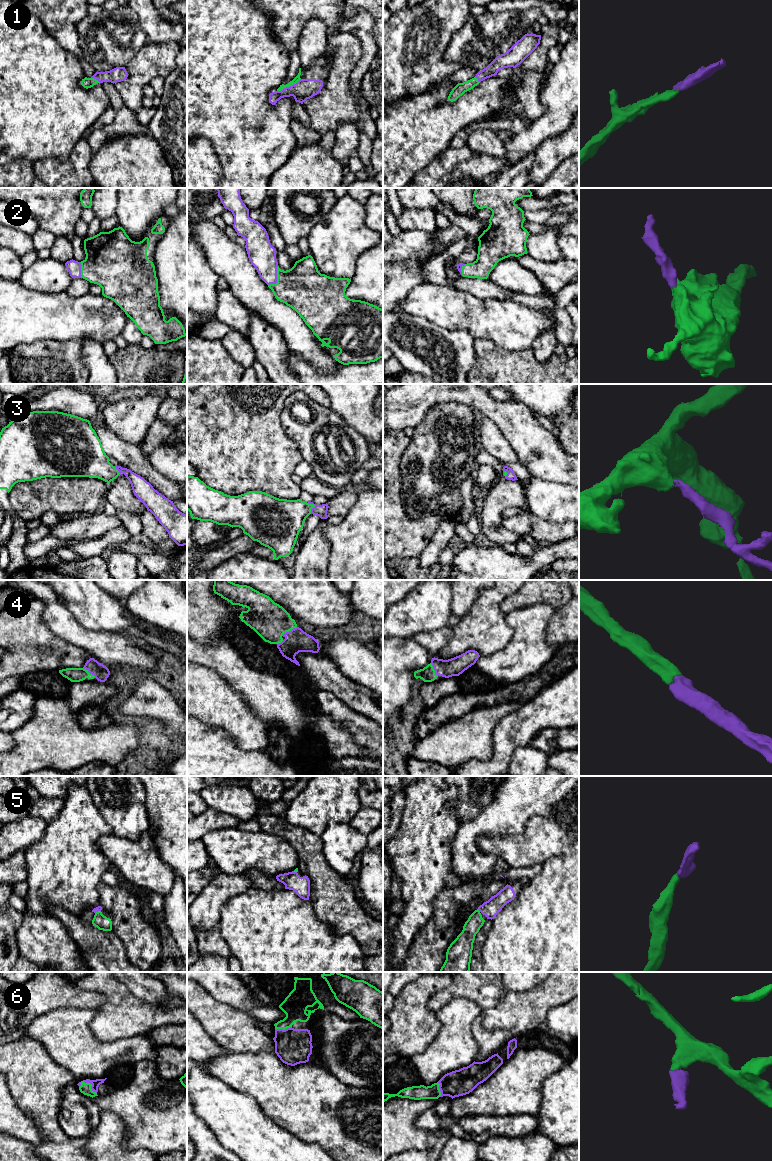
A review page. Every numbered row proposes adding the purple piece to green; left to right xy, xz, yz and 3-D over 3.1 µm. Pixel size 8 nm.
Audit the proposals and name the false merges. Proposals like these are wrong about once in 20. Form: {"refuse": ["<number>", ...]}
{"refuse": []}

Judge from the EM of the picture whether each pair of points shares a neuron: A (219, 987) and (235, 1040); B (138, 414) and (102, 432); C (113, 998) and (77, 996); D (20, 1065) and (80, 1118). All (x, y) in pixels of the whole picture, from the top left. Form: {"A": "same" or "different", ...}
{"A": "different", "B": "different", "C": "different", "D": "different"}

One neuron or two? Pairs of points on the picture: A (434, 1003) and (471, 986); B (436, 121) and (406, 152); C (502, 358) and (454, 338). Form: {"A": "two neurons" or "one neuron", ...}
{"A": "one neuron", "B": "one neuron", "C": "two neurons"}

